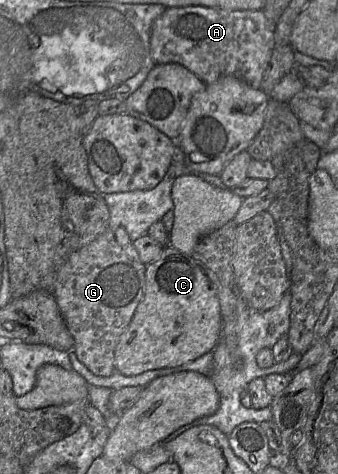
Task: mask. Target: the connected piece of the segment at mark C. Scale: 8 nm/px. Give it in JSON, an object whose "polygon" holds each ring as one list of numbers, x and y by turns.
{"polygon":[[165,246,159,258,146,266,144,296,116,346,115,371,125,376,132,376,145,371,177,367,194,361,214,351,221,340,221,325,222,315,217,295,216,277,200,260,170,246]]}

